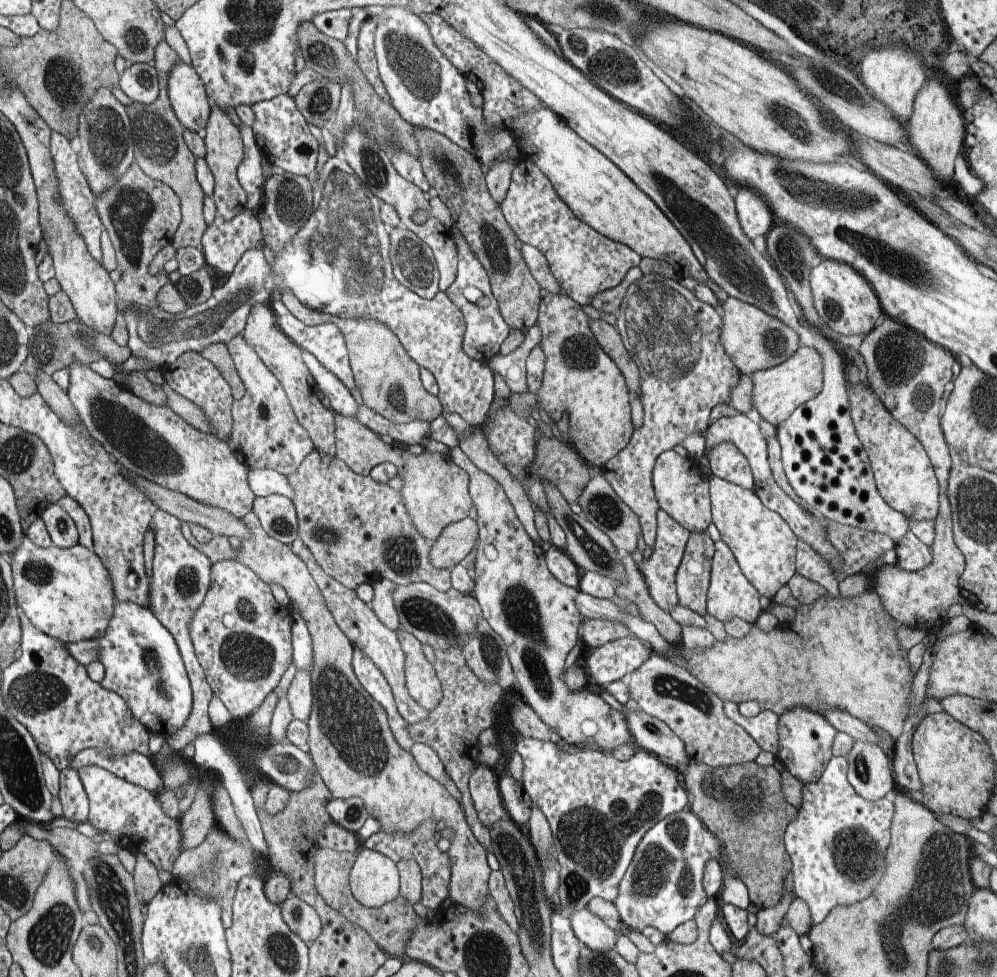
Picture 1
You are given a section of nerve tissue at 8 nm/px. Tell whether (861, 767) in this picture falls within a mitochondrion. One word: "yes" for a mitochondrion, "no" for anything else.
yes

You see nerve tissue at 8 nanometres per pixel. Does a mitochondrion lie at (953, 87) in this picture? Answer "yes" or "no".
no

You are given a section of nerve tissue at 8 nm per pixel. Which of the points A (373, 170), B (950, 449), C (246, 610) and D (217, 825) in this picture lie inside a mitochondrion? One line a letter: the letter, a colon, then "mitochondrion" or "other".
A: mitochondrion
B: other
C: mitochondrion
D: other

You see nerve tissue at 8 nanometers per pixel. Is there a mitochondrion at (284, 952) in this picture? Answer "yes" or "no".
yes

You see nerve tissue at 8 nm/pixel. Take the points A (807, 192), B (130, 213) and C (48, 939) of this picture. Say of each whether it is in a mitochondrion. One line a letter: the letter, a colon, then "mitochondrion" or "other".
A: mitochondrion
B: mitochondrion
C: mitochondrion

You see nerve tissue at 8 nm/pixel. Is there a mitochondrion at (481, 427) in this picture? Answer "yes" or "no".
no

